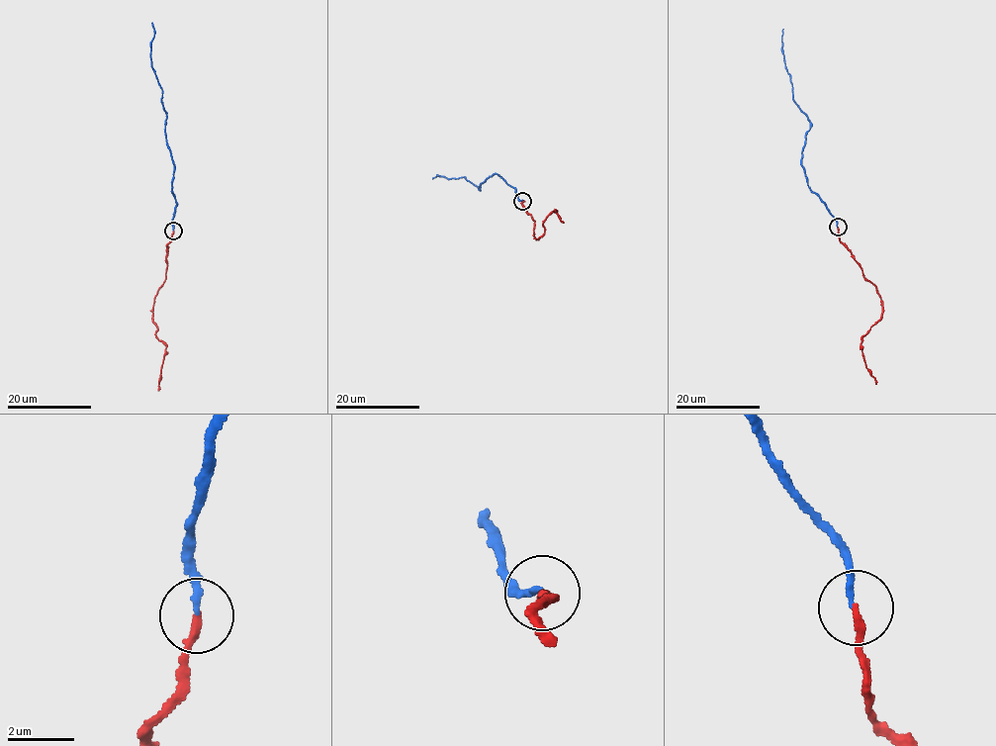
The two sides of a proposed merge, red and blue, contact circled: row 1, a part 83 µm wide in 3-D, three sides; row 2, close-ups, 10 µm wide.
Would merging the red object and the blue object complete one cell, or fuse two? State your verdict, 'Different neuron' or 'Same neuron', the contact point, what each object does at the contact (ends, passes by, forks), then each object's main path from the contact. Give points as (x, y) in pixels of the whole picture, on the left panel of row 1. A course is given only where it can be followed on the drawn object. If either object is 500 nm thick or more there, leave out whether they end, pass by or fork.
Same neuron. Place: (173, 231). At the ring red ends. At the ring blue ends. Course of red: (173, 231), (172, 240), (167, 244), (165, 278), (155, 295), (153, 309), (156, 337), (165, 344), (159, 390). Course of blue: (174, 231), (177, 203), (172, 185), (174, 165), (165, 139), (162, 89), (150, 58), (154, 34), (151, 23)

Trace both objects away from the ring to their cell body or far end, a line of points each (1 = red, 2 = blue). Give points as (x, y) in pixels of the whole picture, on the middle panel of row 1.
1: (523, 201), (534, 220), (536, 239), (545, 228), (544, 221), (554, 210), (563, 222)
2: (523, 200), (519, 201), (514, 188), (497, 174), (481, 183), (478, 189), (465, 177), (432, 178)

